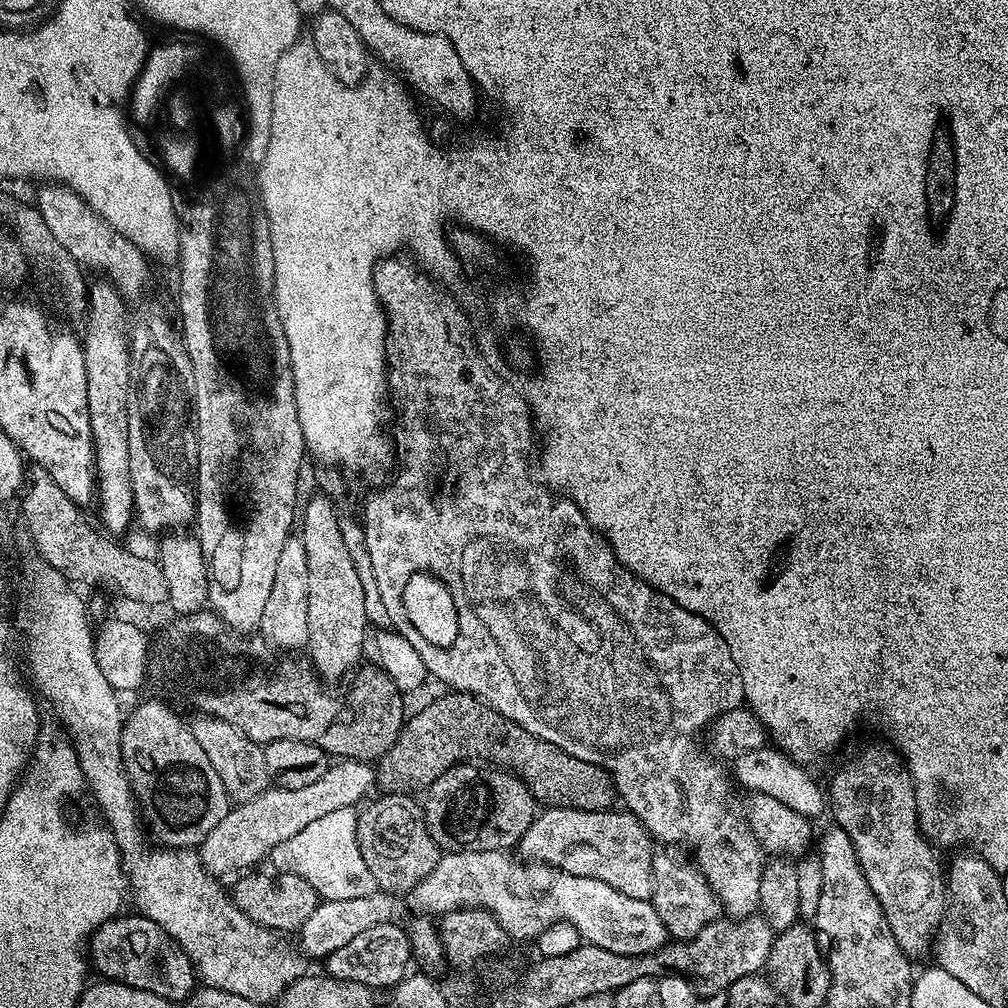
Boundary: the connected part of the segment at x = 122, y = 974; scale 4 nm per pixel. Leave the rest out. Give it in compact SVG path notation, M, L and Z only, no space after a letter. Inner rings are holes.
M121 914L113 920L107 920L102 926L98 926L92 934L90 941L90 964L93 969L101 972L105 981L114 984L134 986L138 990L146 990L150 994L158 994L158 998L166 998L177 1002L187 1001L198 984L195 968L192 967L190 958L180 949L178 942L162 930L150 918L139 914Z

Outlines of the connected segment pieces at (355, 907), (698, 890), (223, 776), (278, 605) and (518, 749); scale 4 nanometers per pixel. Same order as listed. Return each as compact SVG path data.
M377 890L368 896L338 896L335 898L321 899L320 905L306 918L306 922L301 926L298 933L298 948L305 957L320 956L326 958L334 954L341 946L346 946L346 942L351 942L353 938L358 938L358 934L363 934L374 926L382 926L399 921L400 915L404 912L404 904L399 895L391 892Z
M676 848L657 849L652 856L652 904L658 916L667 926L669 937L677 940L692 940L700 930L720 912L718 897L700 869L688 861Z
M207 714L196 716L189 723L189 732L194 734L194 738L214 766L231 801L235 805L244 804L264 792L270 786L270 777L266 770L263 747L246 738L236 727L222 722L221 719L215 719Z
M299 535L289 536L278 554L278 566L274 570L274 586L270 586L270 598L262 609L259 635L272 645L273 649L283 650L288 654L296 652L308 643L306 634L306 546Z
M468 692L443 693L437 700L432 700L417 716L409 715L404 721L404 728L398 734L398 740L385 756L378 761L378 784L389 793L411 793L414 789L427 790L432 783L446 770L455 764L479 762L485 766L502 768L512 772L532 792L532 797L541 805L550 808L577 808L587 812L606 812L617 803L618 797L612 776L602 766L594 762L582 762L582 758L574 758L574 754L566 754L558 746L530 734L530 730L522 730L518 722L507 720L502 713L485 704L477 696Z

